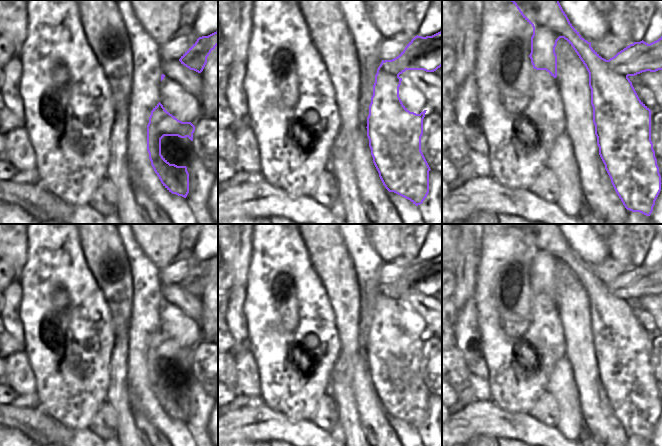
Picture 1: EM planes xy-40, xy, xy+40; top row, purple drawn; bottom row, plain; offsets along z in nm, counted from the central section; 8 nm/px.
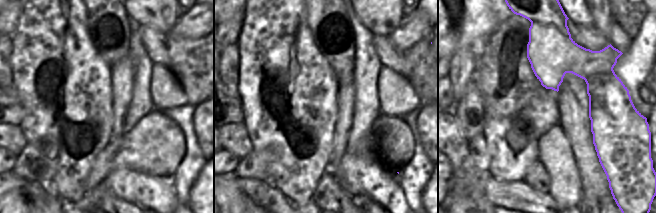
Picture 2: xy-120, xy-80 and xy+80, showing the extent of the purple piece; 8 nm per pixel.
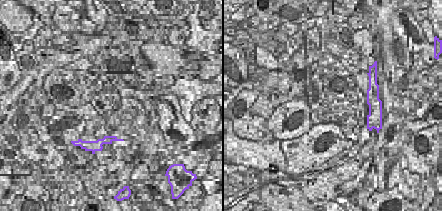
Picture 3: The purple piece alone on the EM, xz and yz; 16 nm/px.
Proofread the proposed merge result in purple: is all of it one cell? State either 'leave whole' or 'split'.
split

